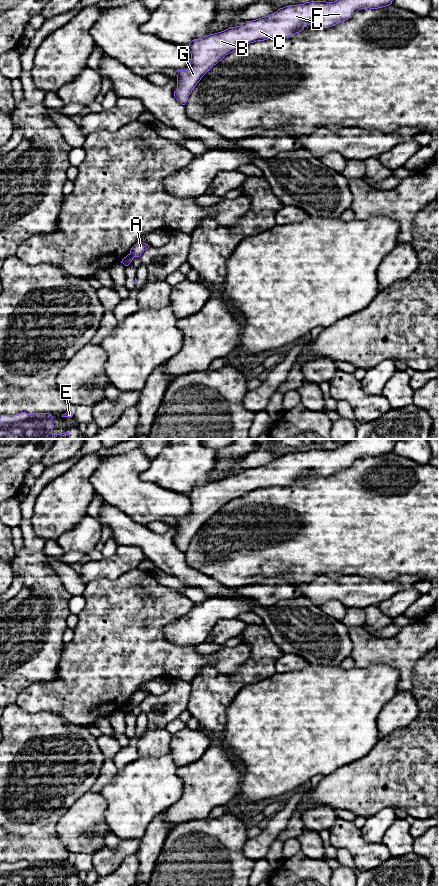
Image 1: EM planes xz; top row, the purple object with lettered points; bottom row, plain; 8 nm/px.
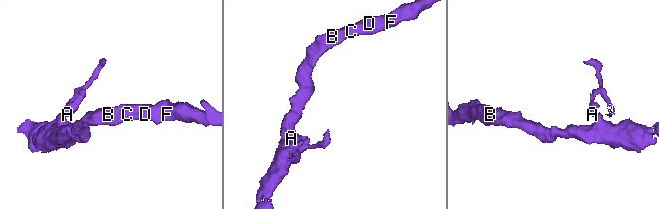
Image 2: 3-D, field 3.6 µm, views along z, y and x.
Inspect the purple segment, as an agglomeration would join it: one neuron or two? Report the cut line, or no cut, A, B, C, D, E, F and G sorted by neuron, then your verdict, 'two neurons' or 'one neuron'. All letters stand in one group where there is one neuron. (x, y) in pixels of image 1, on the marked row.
cut xz (130, 253), (133, 257); groups A / B C D E F G; two neurons

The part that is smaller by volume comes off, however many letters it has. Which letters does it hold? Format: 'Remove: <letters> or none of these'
Remove: A

